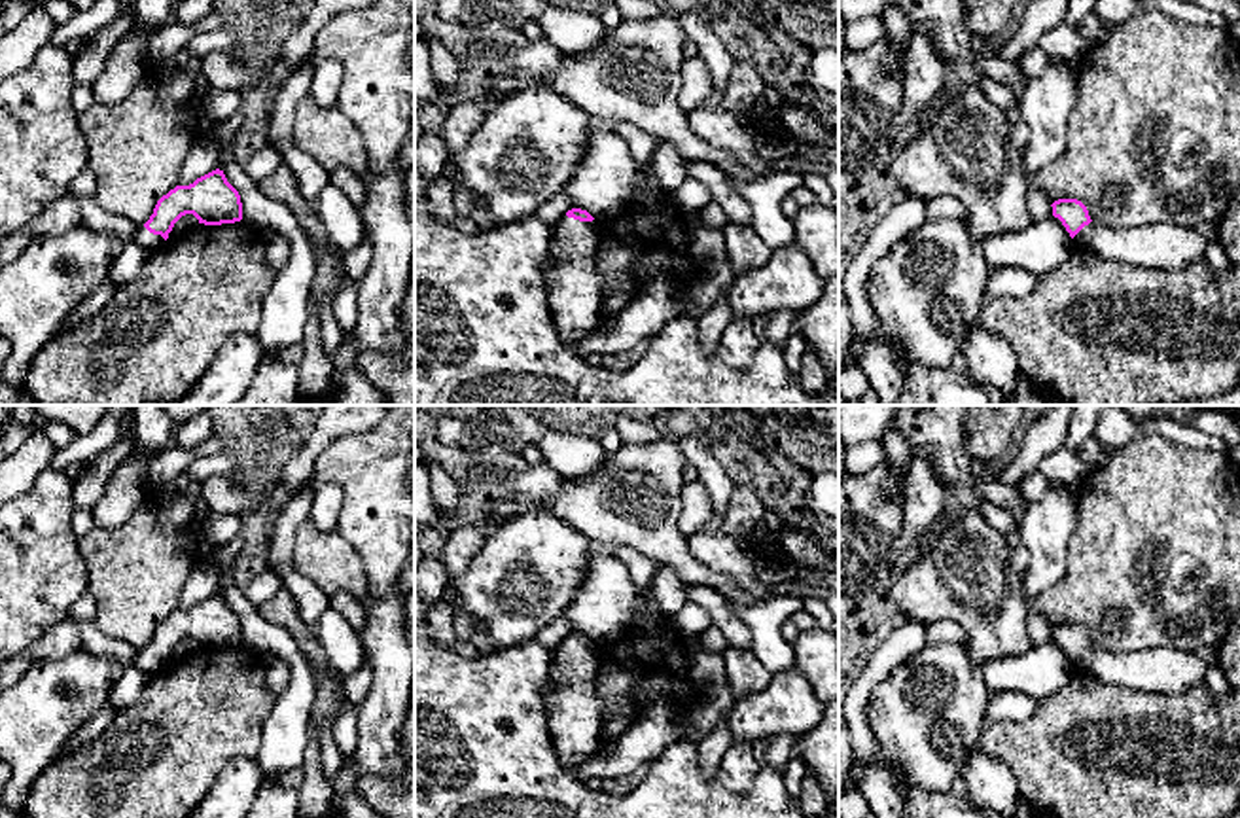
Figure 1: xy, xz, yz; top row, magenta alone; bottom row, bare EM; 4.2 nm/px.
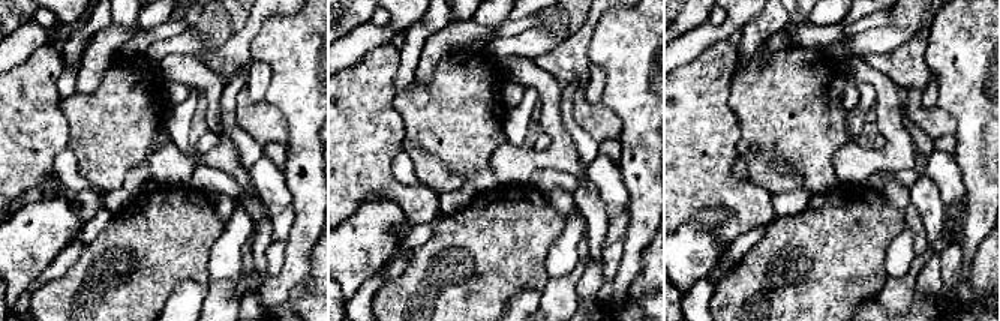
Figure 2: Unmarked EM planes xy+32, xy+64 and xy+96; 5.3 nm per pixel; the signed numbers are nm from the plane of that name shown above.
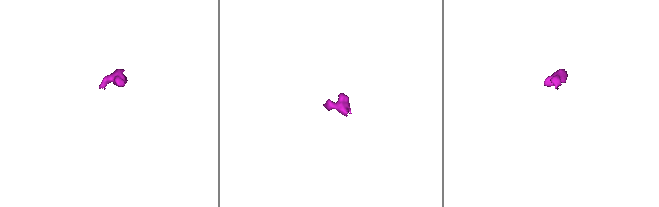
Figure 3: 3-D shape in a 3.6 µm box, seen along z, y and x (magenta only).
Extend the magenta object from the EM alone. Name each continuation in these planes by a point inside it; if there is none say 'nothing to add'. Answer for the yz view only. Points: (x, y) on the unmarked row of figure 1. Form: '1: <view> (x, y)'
1: yz (1161, 669)

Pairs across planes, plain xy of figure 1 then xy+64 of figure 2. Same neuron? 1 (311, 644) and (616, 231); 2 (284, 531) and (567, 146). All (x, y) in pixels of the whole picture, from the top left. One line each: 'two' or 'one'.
1: two
2: two

